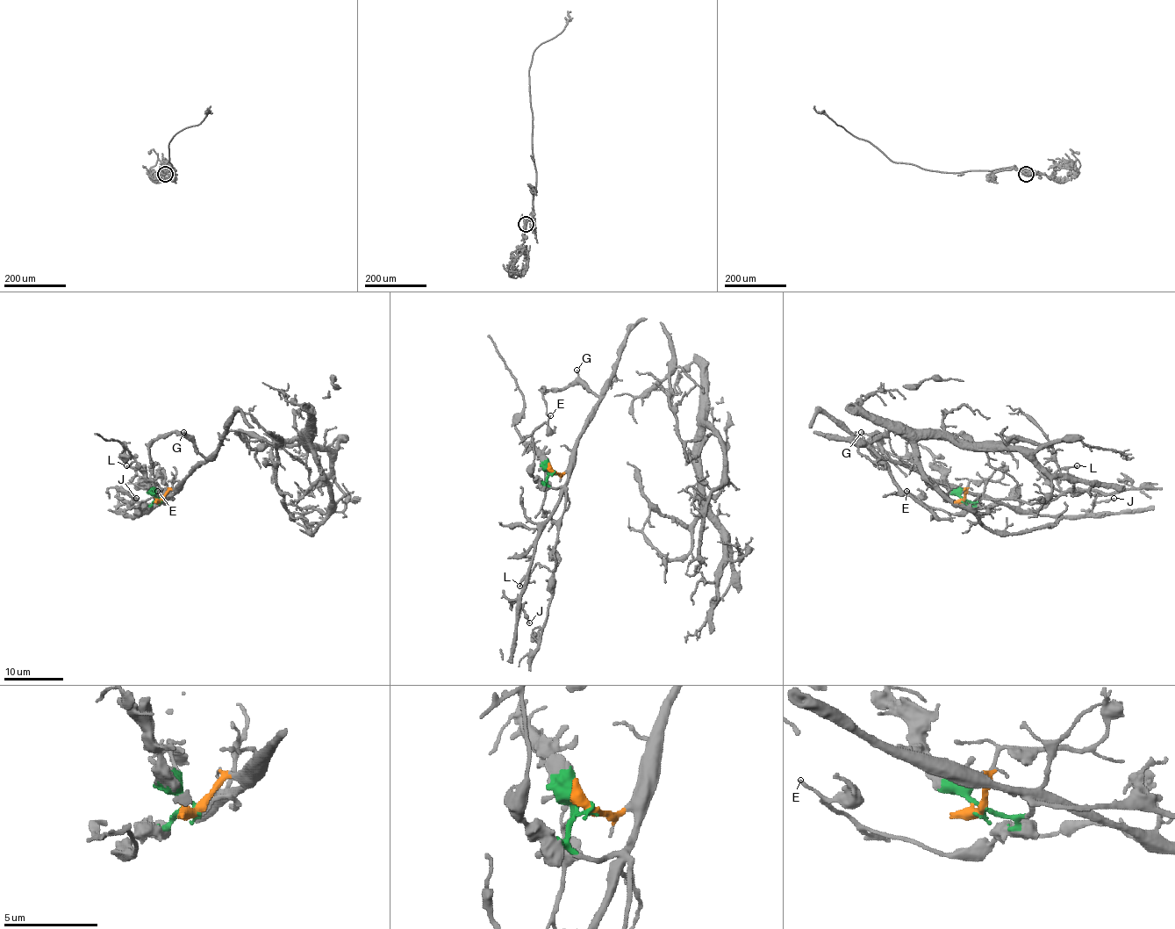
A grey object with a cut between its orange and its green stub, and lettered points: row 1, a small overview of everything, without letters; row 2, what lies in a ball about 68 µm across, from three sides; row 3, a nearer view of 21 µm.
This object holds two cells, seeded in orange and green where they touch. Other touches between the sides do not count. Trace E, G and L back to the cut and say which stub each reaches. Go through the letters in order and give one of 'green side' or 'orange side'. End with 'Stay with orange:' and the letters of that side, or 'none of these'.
E: green side
G: orange side
L: green side
Stay with orange: G

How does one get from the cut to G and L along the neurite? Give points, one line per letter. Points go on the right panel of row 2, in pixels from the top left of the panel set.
G: (963, 500), (965, 491), (929, 478), (891, 459), (874, 440), (861, 431)
L: (963, 500), (974, 503), (978, 497), (1016, 499), (1029, 503), (1055, 500), (1062, 493), (1055, 473), (1077, 465)

